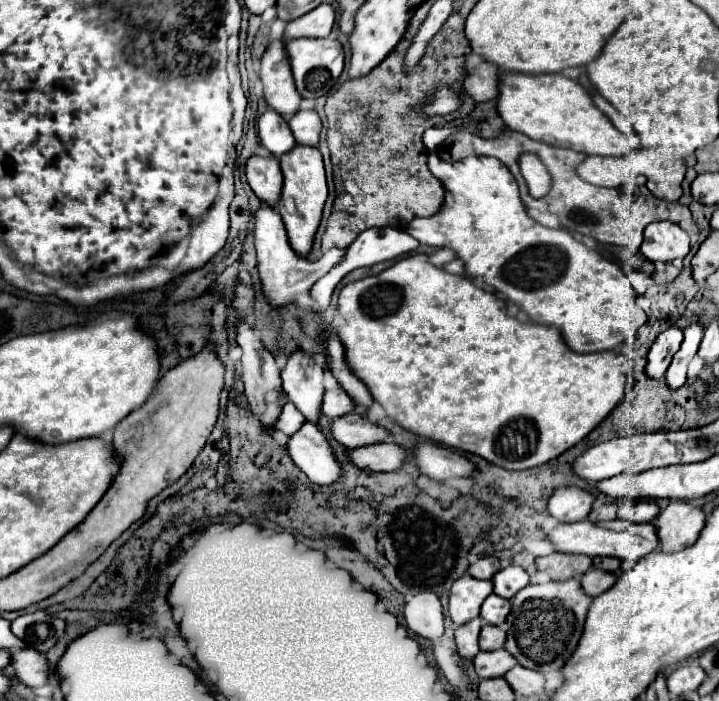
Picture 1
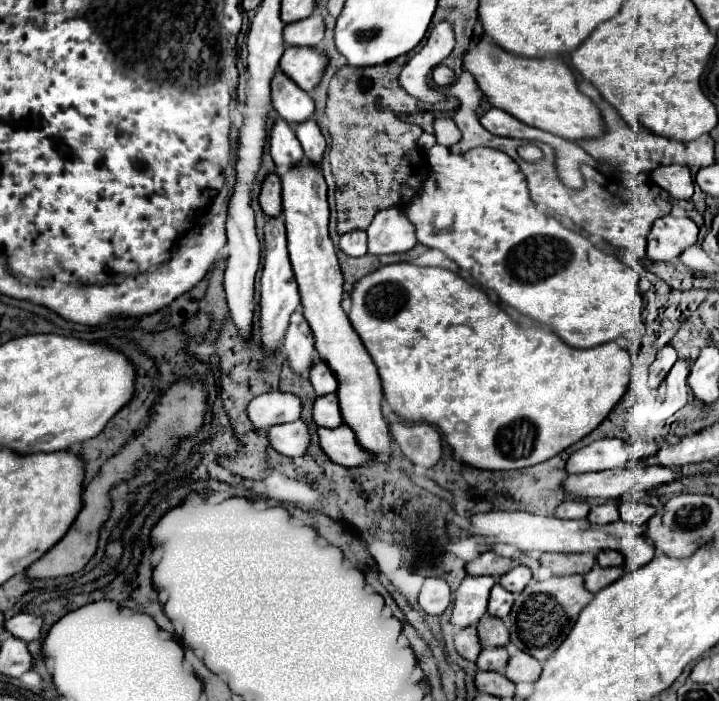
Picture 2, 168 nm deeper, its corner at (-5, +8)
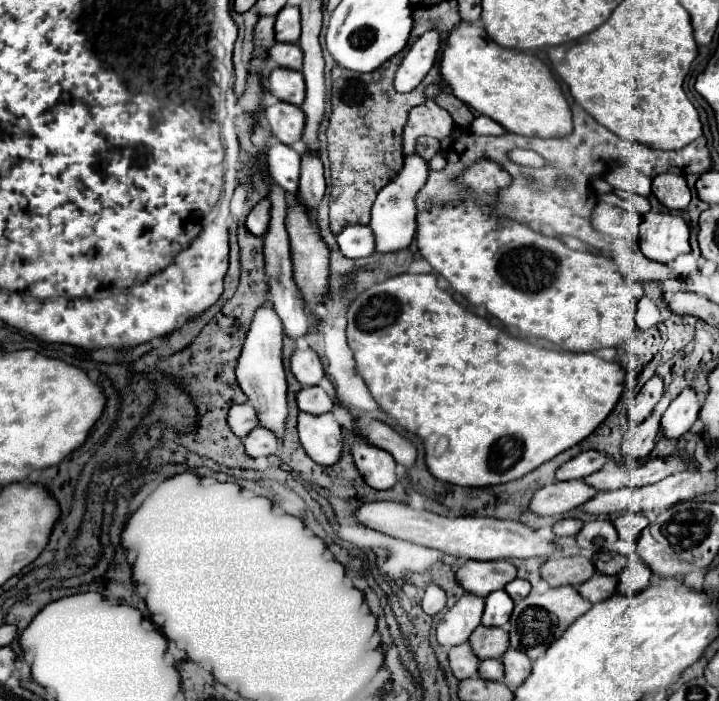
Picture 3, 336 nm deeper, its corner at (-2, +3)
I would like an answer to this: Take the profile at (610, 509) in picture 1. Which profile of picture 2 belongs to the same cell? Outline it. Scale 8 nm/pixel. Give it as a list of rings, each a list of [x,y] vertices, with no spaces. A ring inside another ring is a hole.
[[[602,504],[602,506],[594,506],[588,514],[588,520],[594,522],[594,524],[608,524],[608,522],[614,522],[618,520],[620,514],[618,514],[618,506],[616,504]]]

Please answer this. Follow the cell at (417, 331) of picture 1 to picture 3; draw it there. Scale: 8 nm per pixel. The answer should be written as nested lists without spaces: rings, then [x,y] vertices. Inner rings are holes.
[[[403,273],[393,279],[387,279],[385,283],[373,285],[365,293],[361,293],[361,297],[357,297],[351,303],[347,313],[347,343],[355,355],[355,371],[367,383],[373,399],[381,405],[385,413],[393,415],[403,429],[407,429],[409,433],[417,435],[423,441],[425,463],[429,473],[439,481],[461,485],[461,487],[491,487],[491,485],[501,485],[507,481],[521,479],[529,471],[537,469],[539,465],[547,463],[561,451],[577,445],[587,435],[591,435],[619,403],[625,389],[625,369],[619,363],[603,361],[593,353],[567,353],[567,351],[559,353],[559,351],[543,349],[523,339],[515,339],[503,333],[499,327],[493,327],[487,319],[473,315],[463,305],[453,301],[449,293],[437,287],[437,277],[433,277],[433,273],[427,273],[427,275]]]

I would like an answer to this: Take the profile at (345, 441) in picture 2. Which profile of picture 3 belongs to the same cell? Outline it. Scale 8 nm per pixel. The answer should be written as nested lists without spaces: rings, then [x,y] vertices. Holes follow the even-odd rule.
[[[301,411],[297,419],[297,431],[307,455],[315,463],[333,465],[339,461],[343,433],[333,413],[309,415]]]

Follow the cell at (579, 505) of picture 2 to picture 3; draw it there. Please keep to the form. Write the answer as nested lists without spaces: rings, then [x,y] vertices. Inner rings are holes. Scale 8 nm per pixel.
[[[563,519],[563,521],[553,525],[553,535],[557,539],[561,539],[561,537],[575,537],[577,531],[581,531],[581,527],[583,527],[583,523],[579,519]]]

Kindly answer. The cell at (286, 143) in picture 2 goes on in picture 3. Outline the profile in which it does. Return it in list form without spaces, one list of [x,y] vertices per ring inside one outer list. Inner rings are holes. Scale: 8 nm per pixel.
[[[277,143],[269,147],[269,173],[277,185],[281,185],[287,193],[297,191],[299,183],[299,165],[301,157],[293,147]]]

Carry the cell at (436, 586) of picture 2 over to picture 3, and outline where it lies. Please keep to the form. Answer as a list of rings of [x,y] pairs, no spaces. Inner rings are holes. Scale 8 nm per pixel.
[[[429,585],[425,589],[425,595],[423,595],[423,601],[421,601],[421,607],[427,615],[437,615],[447,603],[447,595],[441,587],[437,585]]]

